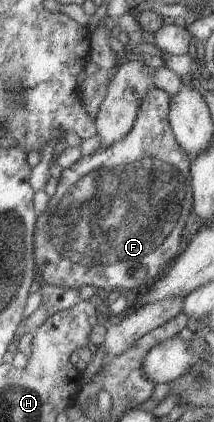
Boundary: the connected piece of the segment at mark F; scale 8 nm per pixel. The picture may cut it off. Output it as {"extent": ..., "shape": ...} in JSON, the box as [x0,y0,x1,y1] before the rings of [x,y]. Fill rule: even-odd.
{"extent":[34,87,192,305],"shape":[[[150,87],[148,93],[142,97],[140,105],[138,105],[138,114],[132,128],[122,139],[114,141],[108,147],[99,147],[95,153],[81,156],[76,163],[72,163],[68,169],[62,169],[56,192],[50,200],[46,209],[38,215],[34,229],[34,265],[35,270],[40,274],[43,284],[52,287],[62,287],[67,289],[79,290],[83,285],[95,287],[102,294],[102,298],[108,305],[114,302],[122,292],[129,289],[144,289],[149,283],[154,283],[158,277],[162,277],[174,259],[179,255],[178,247],[180,247],[181,233],[185,226],[187,217],[192,208],[192,187],[189,171],[189,157],[180,149],[180,145],[176,143],[174,135],[168,123],[170,106],[170,96],[162,89]]]}

